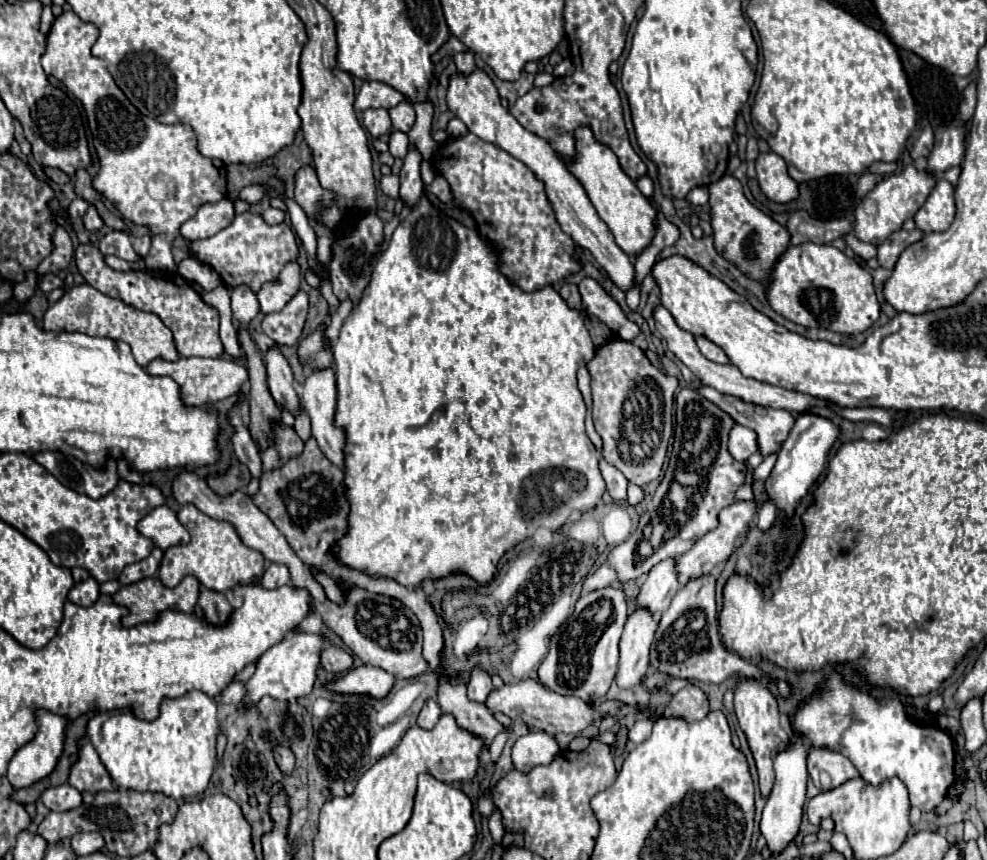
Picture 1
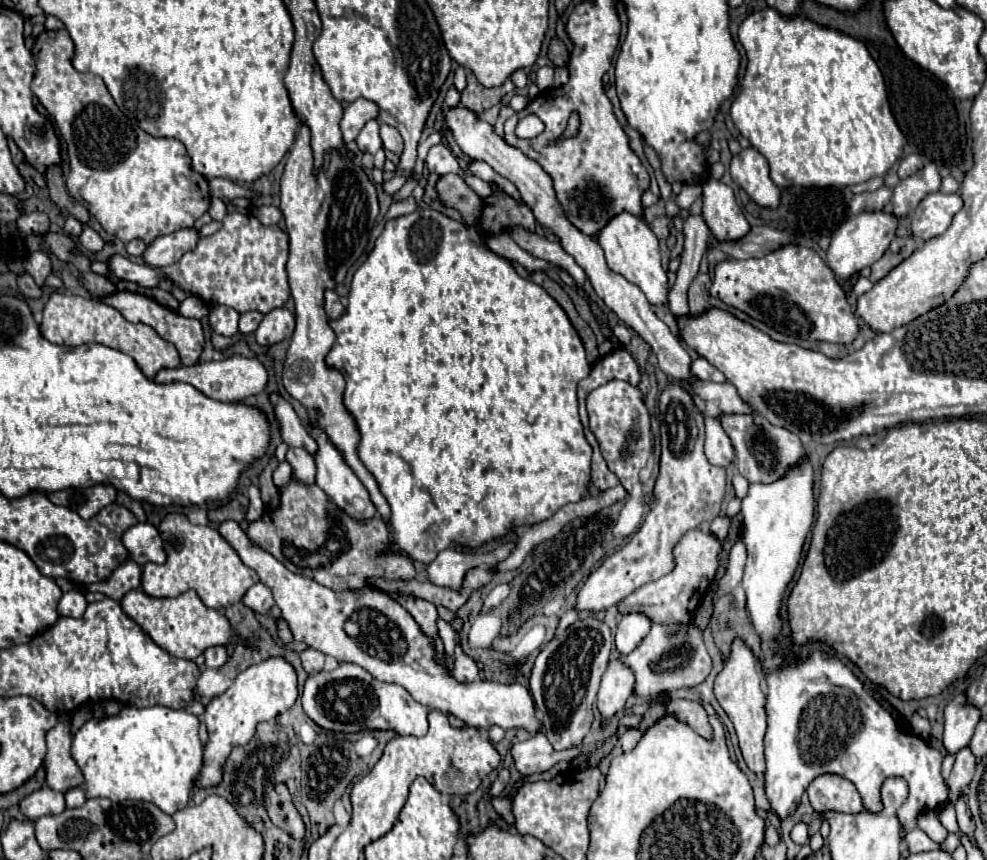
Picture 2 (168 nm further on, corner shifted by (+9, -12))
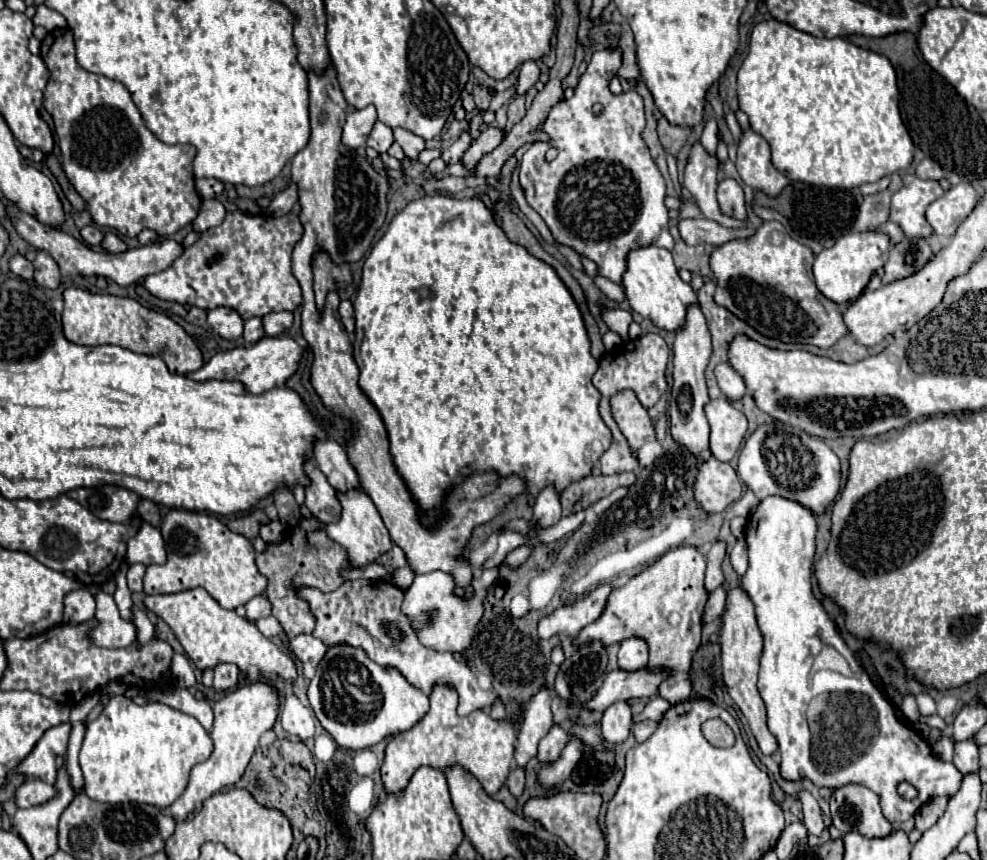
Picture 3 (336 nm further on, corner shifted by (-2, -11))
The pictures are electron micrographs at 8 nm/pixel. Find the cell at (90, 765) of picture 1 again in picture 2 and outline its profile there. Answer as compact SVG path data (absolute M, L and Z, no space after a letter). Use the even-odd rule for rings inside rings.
M62 714L54 728L46 734L46 758L44 758L44 770L46 770L46 786L52 790L66 792L78 784L82 784L82 774L76 762L70 756L70 744L72 744L72 730L70 730L70 714Z

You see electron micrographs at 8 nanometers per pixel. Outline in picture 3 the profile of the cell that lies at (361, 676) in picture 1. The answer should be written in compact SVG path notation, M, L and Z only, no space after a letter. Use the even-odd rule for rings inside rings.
M351 645L329 647L309 683L307 697L319 723L347 749L365 749L385 737L403 733L417 725L429 709L429 697L411 687L397 669L373 663L365 651Z

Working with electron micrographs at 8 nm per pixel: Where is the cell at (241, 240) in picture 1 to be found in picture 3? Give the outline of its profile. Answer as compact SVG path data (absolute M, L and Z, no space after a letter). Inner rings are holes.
M239 209L229 211L225 221L219 227L211 227L201 233L199 241L183 251L183 255L165 271L147 275L143 285L145 289L165 301L197 305L205 311L215 307L231 307L239 311L243 319L265 317L273 311L295 311L301 305L301 287L291 273L291 251L293 245L301 239L303 227L297 213L287 213L283 217L271 215L247 215Z

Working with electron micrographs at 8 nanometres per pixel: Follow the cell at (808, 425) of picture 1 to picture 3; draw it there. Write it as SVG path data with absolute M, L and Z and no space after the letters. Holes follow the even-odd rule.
M765 497L747 525L747 547L749 547L749 569L743 575L743 591L751 597L757 613L757 625L763 633L765 647L761 655L761 671L759 671L759 691L767 707L767 723L769 731L777 737L779 755L781 755L781 777L785 781L799 781L801 777L813 781L817 787L841 787L847 783L859 783L869 787L881 799L881 809L887 821L903 823L913 817L919 807L923 807L931 797L953 797L959 791L963 775L959 769L935 757L931 745L913 729L905 727L887 697L873 685L869 675L857 665L843 637L837 633L833 621L821 607L821 603L811 593L811 565L815 555L815 535L817 535L817 517L799 501L791 501L785 497ZM809 639L817 639L827 647L833 647L839 655L843 655L853 671L851 685L811 685L809 671L813 655L809 655ZM909 781L917 787L919 797L913 801L905 801L897 795L897 783Z

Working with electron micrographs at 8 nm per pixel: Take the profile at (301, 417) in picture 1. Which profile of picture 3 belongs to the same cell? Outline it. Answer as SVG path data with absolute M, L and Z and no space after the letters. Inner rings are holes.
M307 457L307 461L303 463L303 471L307 473L307 477L311 481L311 485L307 485L307 489L305 489L305 505L321 523L325 523L325 525L335 523L341 515L341 507L335 497L335 489L331 489L327 477L323 477L323 473L319 473L319 467L315 465L315 461L311 457Z

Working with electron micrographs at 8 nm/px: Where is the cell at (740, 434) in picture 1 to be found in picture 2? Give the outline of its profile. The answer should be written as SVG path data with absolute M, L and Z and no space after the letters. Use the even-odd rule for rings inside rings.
M704 416L706 426L706 442L704 442L704 454L710 464L726 468L730 462L734 462L734 450L728 434L724 432L720 420L716 416Z

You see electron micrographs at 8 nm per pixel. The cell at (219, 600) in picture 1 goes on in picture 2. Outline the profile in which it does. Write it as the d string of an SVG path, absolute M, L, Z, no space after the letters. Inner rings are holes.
M224 646L208 648L208 650L204 652L204 656L206 656L206 666L212 668L212 670L220 670L220 668L226 664L226 660L228 660L228 652L226 652Z

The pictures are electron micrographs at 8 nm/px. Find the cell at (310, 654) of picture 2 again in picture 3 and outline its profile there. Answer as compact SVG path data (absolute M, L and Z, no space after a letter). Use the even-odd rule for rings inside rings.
M297 635L295 639L289 641L289 649L297 655L301 663L311 663L313 667L317 667L329 647L313 635Z

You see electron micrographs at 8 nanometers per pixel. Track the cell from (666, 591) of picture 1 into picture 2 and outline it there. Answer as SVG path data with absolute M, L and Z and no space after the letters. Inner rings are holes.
M626 614L624 618L620 618L614 640L618 654L620 656L630 654L636 646L640 646L640 642L646 638L648 632L650 632L650 622L642 614Z

